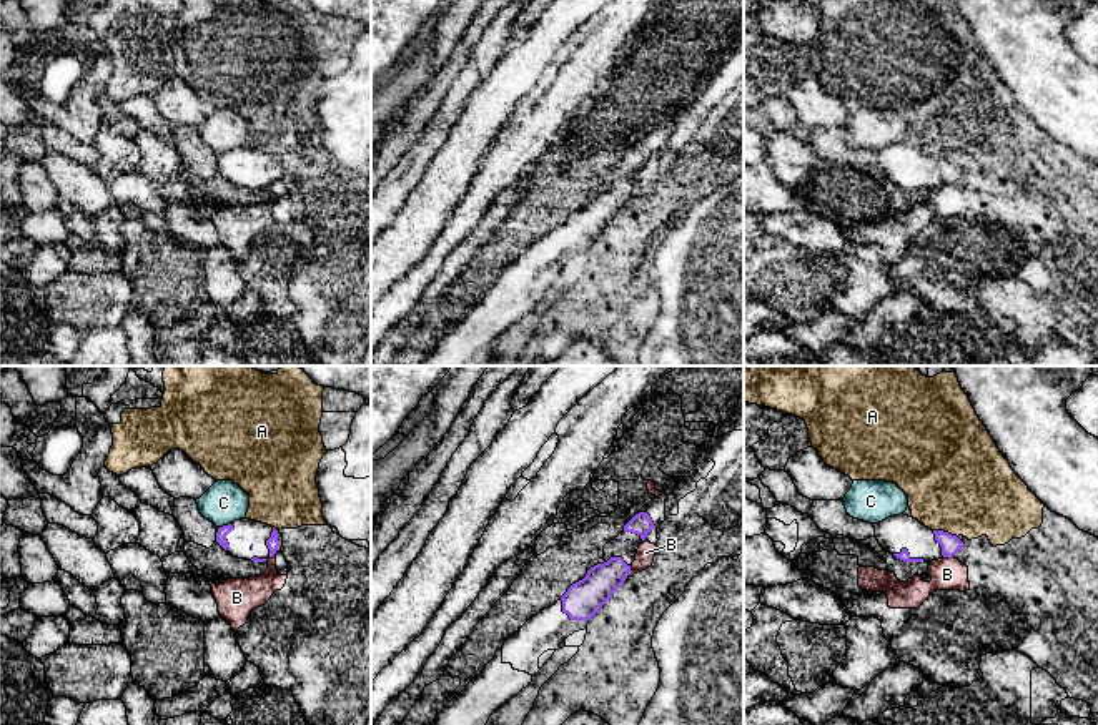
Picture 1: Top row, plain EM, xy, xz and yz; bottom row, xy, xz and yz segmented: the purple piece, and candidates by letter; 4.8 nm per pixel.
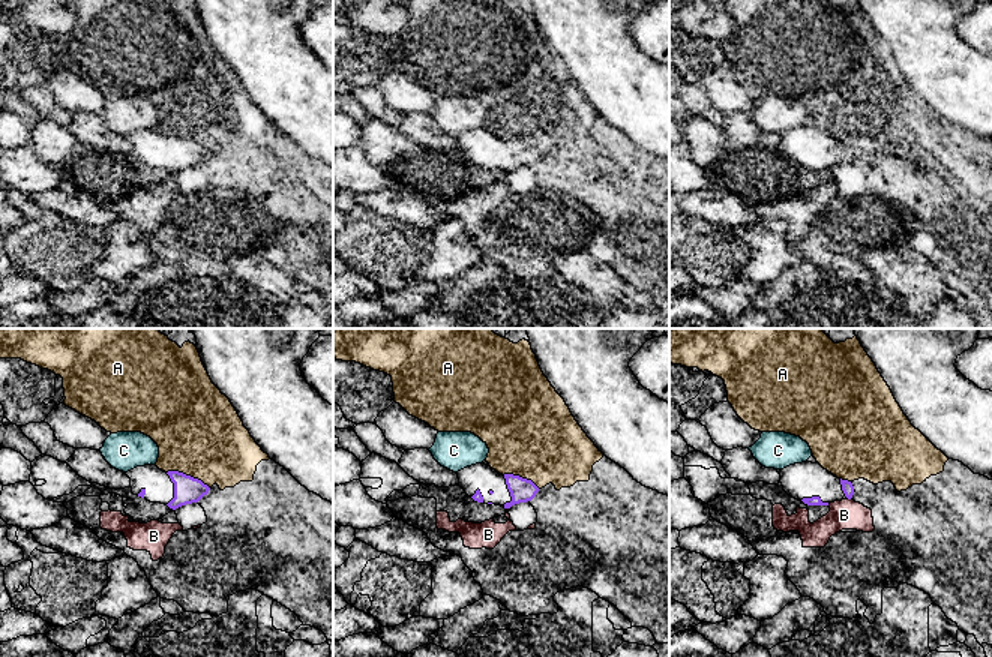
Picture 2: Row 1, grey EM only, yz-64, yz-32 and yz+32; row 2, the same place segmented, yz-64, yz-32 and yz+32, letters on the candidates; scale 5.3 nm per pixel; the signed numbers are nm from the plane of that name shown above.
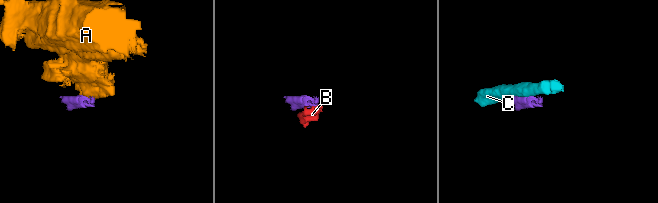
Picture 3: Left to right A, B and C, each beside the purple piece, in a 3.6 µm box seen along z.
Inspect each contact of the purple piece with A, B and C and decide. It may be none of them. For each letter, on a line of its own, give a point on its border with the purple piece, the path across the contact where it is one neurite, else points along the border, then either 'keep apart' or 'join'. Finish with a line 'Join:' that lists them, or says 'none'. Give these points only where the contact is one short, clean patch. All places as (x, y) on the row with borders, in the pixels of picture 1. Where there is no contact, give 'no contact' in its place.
A: yz (945, 532) | along yz (934, 529), (942, 529), (957, 537) | keep apart
B: xz (629, 571) | along xz (631, 566), (628, 574) | keep apart
C: xy (225, 526) | along xy (230, 522), (220, 527) | keep apart
Join: none

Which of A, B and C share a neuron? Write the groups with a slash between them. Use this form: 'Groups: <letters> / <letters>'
Groups: A / B / C

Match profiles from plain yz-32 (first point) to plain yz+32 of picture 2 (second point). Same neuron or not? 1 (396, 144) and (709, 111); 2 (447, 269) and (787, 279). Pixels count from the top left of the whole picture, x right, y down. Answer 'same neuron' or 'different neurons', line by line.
1: different neurons
2: different neurons

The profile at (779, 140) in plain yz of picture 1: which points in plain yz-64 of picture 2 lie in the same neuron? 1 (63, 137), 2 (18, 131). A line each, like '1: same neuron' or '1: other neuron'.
1: same neuron
2: other neuron

